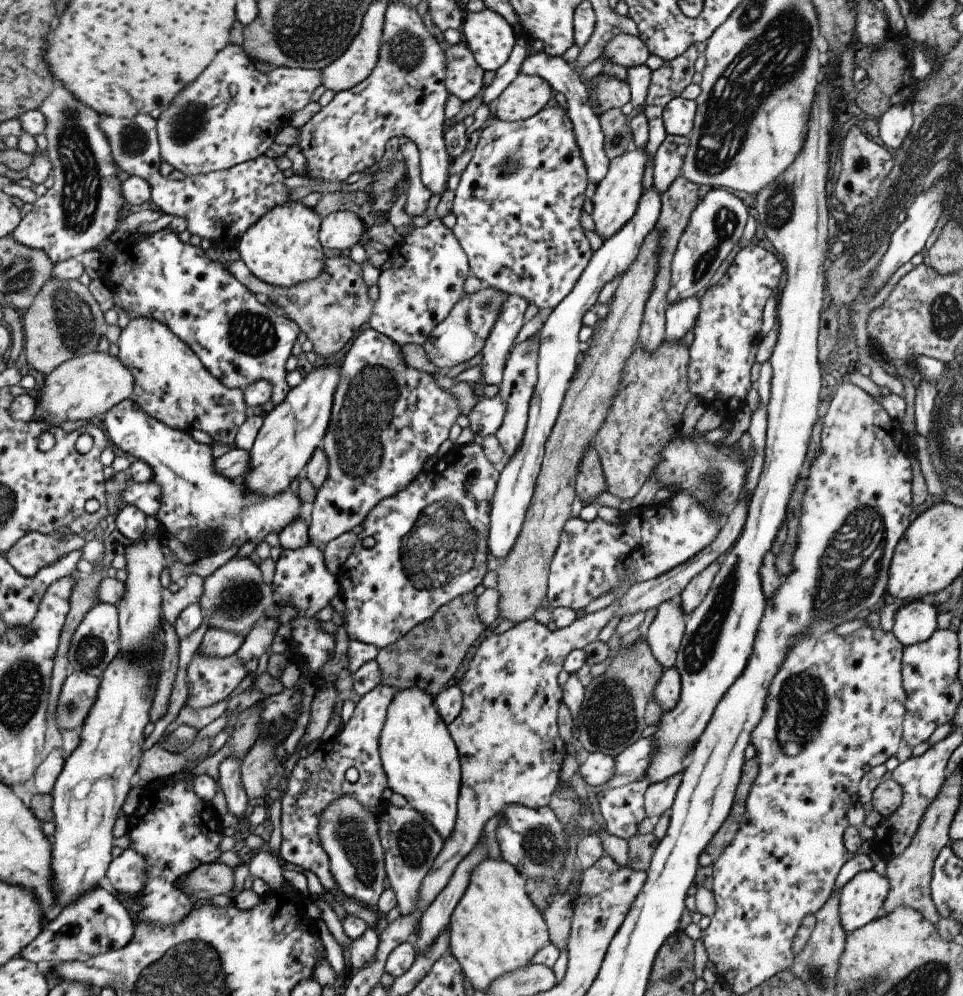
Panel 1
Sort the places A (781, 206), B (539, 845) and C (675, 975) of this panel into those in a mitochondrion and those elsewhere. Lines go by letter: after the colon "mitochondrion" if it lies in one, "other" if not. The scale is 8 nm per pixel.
A: mitochondrion
B: mitochondrion
C: other

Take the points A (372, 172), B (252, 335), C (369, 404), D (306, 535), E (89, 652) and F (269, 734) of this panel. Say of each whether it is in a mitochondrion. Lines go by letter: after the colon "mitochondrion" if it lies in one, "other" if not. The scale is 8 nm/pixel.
A: other
B: mitochondrion
C: mitochondrion
D: other
E: mitochondrion
F: other

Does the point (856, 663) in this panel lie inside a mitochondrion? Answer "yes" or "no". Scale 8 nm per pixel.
no

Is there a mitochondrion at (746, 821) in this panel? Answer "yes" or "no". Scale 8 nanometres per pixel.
no

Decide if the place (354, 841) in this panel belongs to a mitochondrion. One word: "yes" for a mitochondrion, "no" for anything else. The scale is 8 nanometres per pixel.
yes

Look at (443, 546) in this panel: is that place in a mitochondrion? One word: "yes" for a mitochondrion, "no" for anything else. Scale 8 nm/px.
yes

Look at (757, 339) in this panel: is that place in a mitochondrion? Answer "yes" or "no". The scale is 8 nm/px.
no

